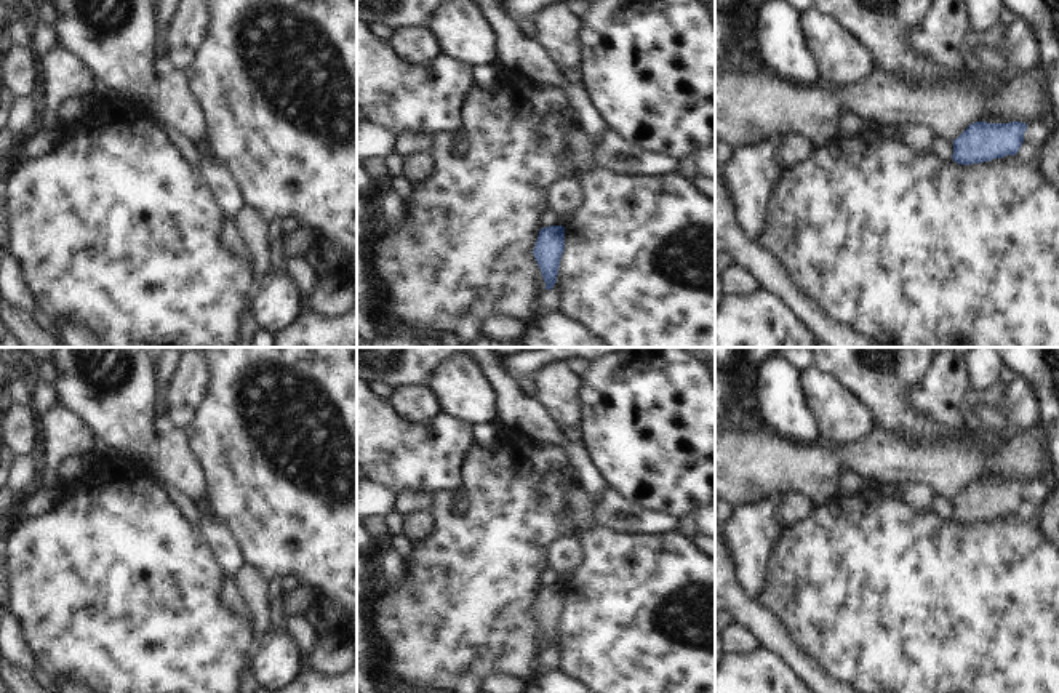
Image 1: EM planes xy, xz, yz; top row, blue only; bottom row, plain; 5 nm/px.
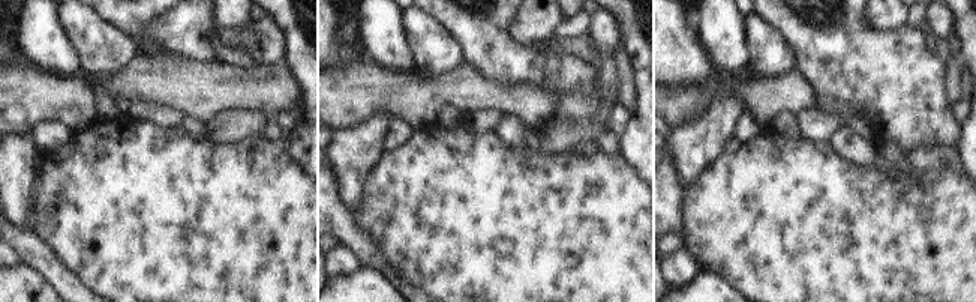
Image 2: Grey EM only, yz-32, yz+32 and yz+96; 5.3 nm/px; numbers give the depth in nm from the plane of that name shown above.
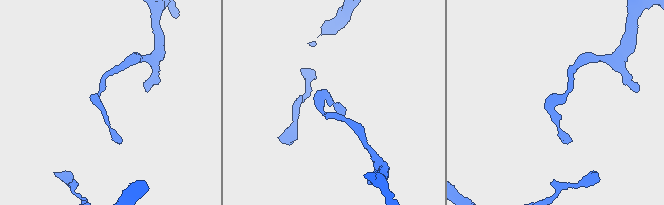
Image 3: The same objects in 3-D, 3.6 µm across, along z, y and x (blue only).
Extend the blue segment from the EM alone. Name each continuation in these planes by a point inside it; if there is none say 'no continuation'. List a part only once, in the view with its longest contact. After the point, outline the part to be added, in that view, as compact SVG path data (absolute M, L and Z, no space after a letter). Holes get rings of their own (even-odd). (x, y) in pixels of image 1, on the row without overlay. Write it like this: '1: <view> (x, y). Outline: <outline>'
no continuation.

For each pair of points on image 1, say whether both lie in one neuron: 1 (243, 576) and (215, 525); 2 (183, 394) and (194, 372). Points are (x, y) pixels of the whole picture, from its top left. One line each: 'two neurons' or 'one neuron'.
1: two neurons
2: one neuron

